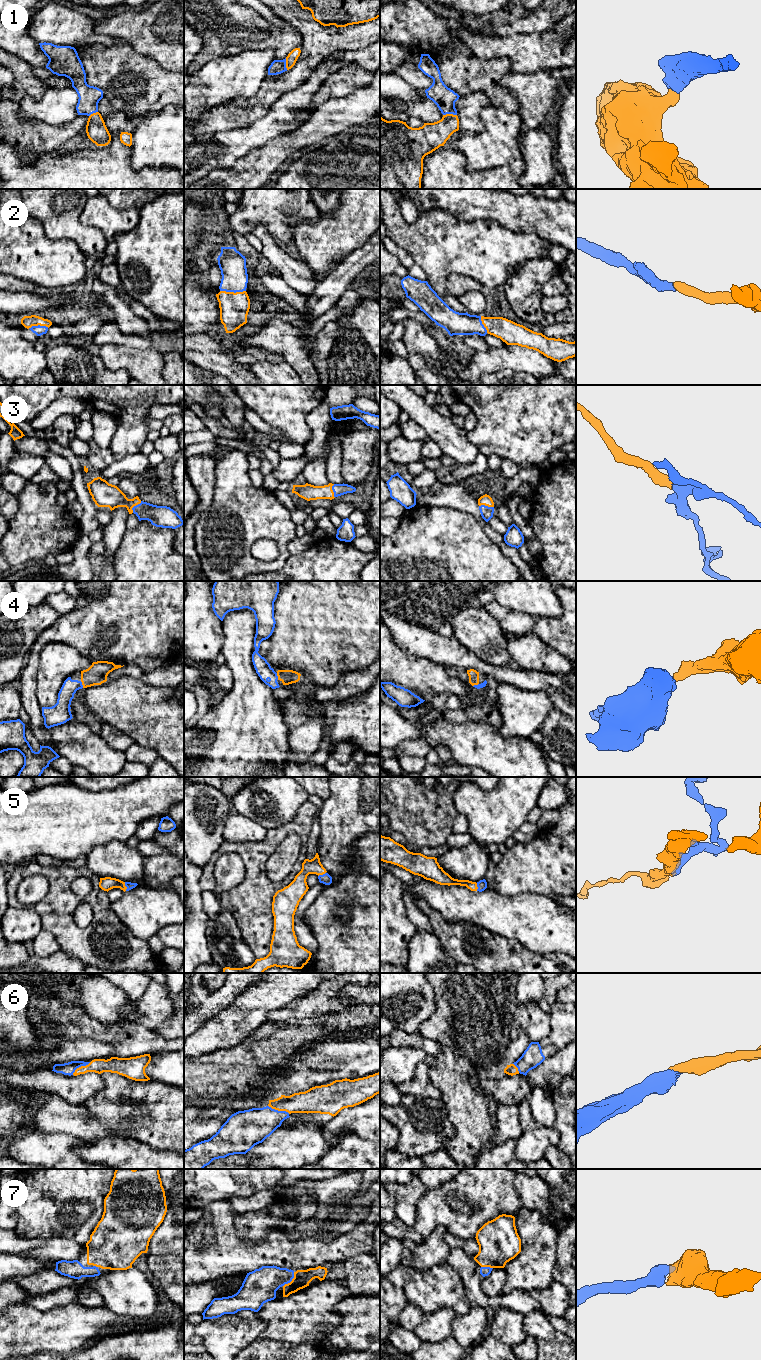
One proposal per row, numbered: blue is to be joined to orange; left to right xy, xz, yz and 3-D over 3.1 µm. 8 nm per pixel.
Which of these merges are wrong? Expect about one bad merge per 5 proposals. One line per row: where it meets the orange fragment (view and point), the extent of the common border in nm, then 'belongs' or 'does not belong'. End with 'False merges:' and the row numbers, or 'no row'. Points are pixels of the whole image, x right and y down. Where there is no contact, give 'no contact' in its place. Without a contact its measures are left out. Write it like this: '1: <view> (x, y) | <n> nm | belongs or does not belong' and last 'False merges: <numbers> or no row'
1: yz (449, 114) | 110 nm | belongs
2: xz (233, 292) | 200 nm | belongs
3: xy (134, 505) | 120 nm | belongs
4: xy (82, 684) | 60 nm | belongs
5: xy (125, 886) | 70 nm | belongs
6: xz (279, 1110) | 190 nm | belongs
7: xz (292, 1280) | 150 nm | belongs
False merges: no row

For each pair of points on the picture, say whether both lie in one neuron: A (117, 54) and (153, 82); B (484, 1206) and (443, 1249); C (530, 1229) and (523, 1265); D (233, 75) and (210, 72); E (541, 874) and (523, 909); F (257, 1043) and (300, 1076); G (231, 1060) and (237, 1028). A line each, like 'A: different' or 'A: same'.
A: same
B: different
C: same
D: same
E: different
F: different
G: different

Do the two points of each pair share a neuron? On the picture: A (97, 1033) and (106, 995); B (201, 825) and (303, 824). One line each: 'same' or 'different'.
A: different
B: different

